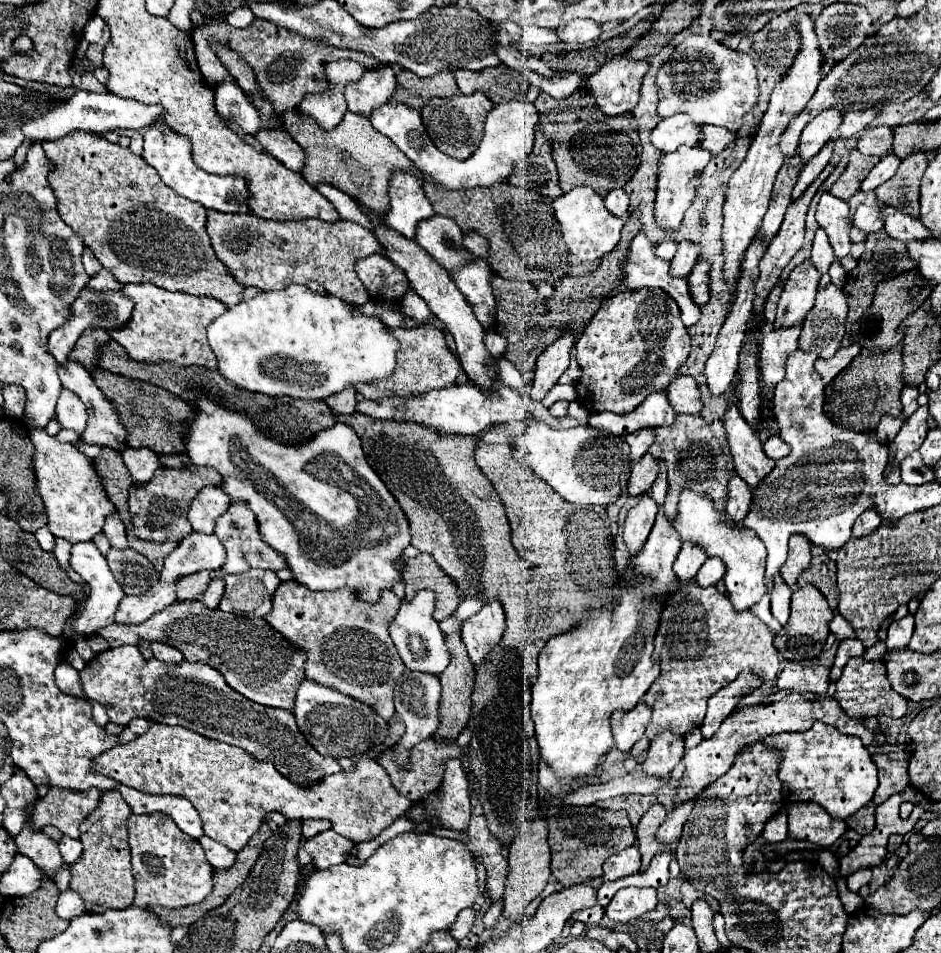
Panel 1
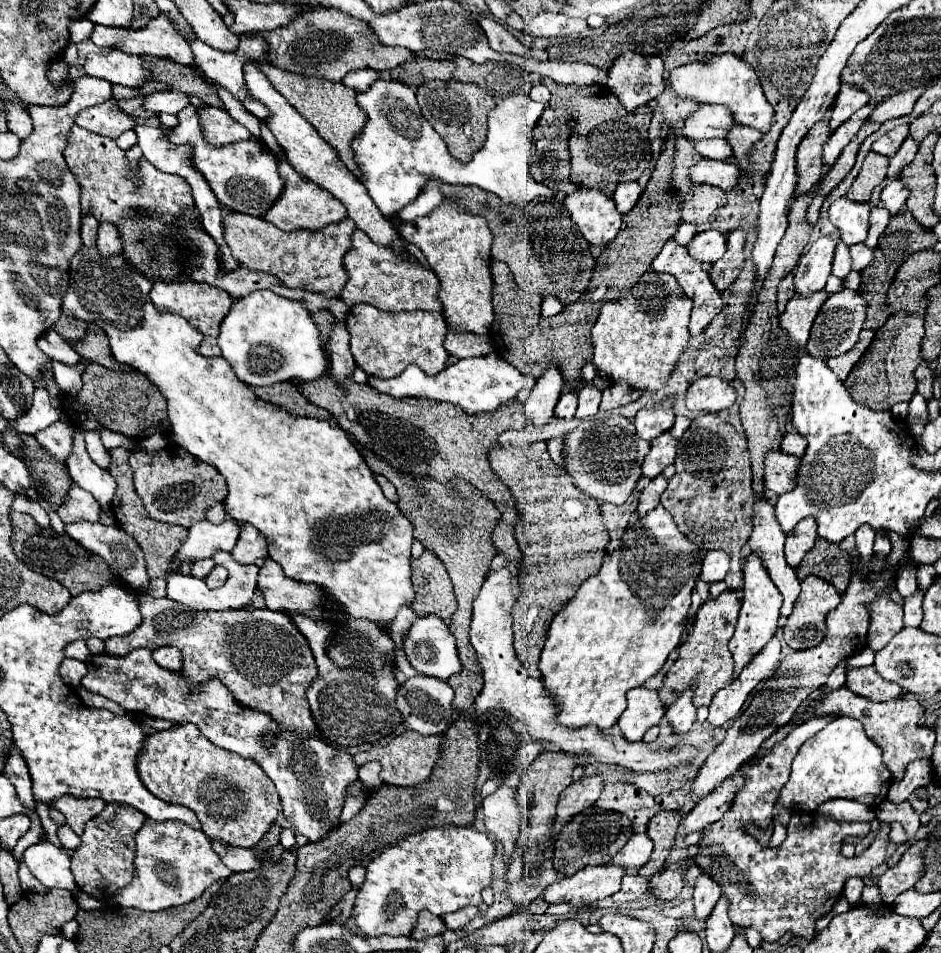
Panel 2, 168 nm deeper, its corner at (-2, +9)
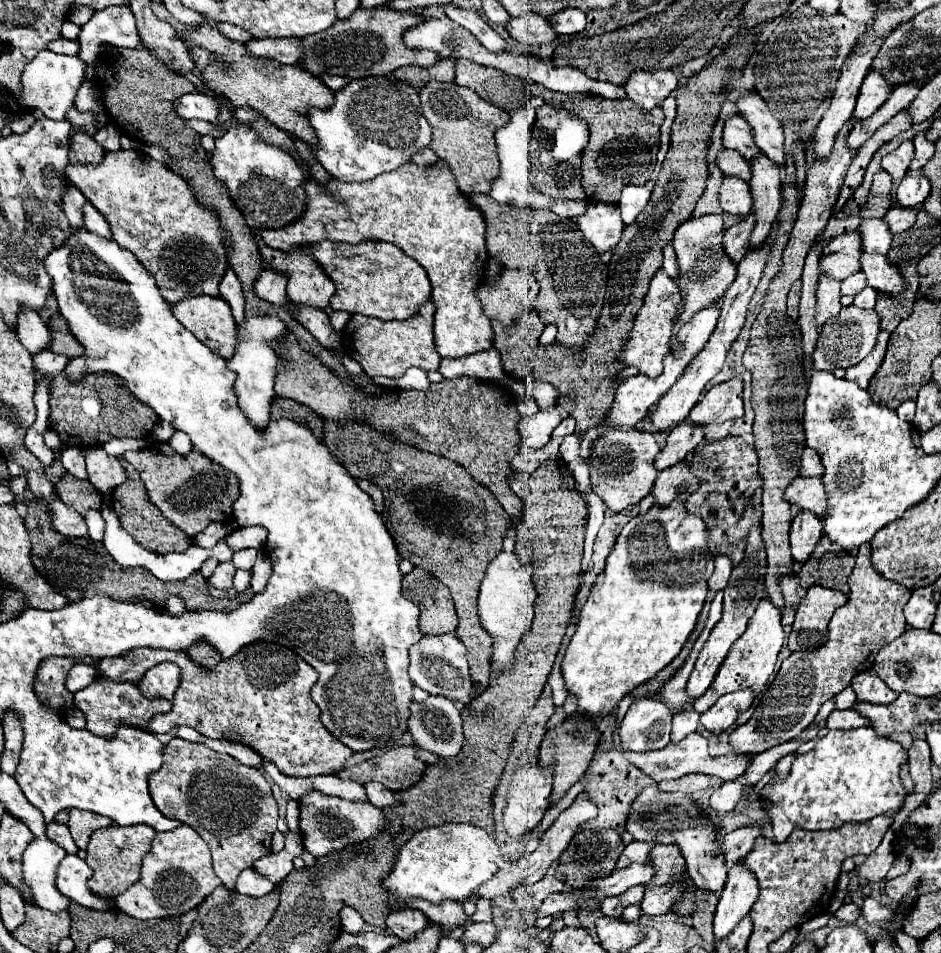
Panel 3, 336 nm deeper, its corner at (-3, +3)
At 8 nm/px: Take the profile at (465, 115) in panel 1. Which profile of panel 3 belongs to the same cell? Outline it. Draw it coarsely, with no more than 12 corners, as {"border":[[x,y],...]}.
{"border":[[428,82],[430,148],[460,192],[488,194],[508,114],[458,84]]}

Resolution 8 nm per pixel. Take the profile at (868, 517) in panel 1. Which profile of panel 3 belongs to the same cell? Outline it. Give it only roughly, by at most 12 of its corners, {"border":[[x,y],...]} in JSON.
{"border":[[868,542],[830,640],[792,652],[732,752],[796,738],[904,632],[912,592],[874,570]]}

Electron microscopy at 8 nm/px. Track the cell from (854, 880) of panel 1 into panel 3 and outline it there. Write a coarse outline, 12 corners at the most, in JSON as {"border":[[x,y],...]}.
{"border":[[854,902],[842,904],[834,912],[838,920],[854,924],[860,908]]}

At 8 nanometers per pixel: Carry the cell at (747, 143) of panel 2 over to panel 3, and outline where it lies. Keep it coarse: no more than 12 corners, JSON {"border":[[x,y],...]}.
{"border":[[750,160],[752,214],[748,250],[758,250],[780,206],[778,164]]}

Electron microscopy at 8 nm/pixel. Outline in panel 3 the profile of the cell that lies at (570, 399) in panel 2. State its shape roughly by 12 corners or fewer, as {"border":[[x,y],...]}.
{"border":[[572,416],[554,428],[552,436],[566,436],[574,432],[576,420]]}

